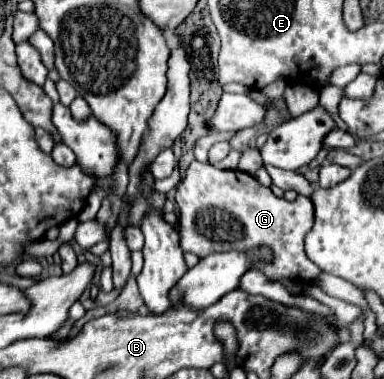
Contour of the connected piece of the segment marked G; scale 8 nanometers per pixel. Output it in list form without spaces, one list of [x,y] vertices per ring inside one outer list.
[[[193,161],[189,169],[185,171],[183,181],[177,185],[175,201],[179,207],[179,235],[181,235],[181,247],[183,251],[191,251],[197,257],[207,257],[215,251],[243,251],[253,245],[269,245],[275,253],[273,263],[259,263],[257,269],[261,269],[269,279],[277,281],[279,277],[289,277],[297,281],[313,281],[321,269],[313,265],[313,261],[307,259],[305,249],[303,249],[303,239],[307,231],[313,227],[313,203],[309,197],[299,195],[295,201],[279,199],[271,193],[269,187],[263,187],[253,175],[245,171],[221,171],[215,169],[213,165]]]

